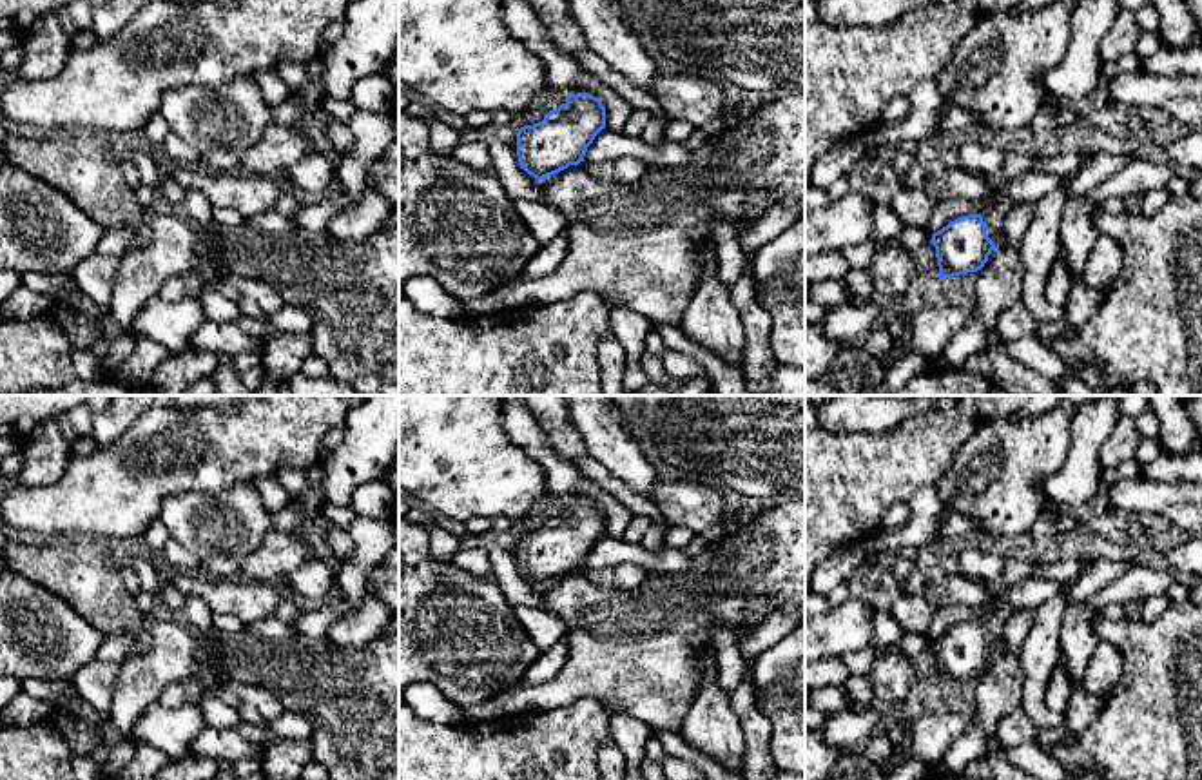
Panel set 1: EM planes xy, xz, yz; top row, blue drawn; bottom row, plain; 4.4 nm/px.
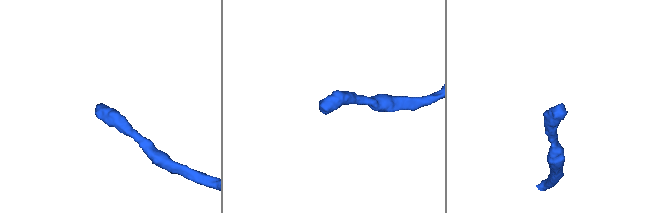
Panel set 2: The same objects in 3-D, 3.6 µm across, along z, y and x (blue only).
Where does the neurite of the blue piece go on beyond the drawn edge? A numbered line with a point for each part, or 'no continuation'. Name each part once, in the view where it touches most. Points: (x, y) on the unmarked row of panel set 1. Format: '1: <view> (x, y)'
1: yz (992, 615)

